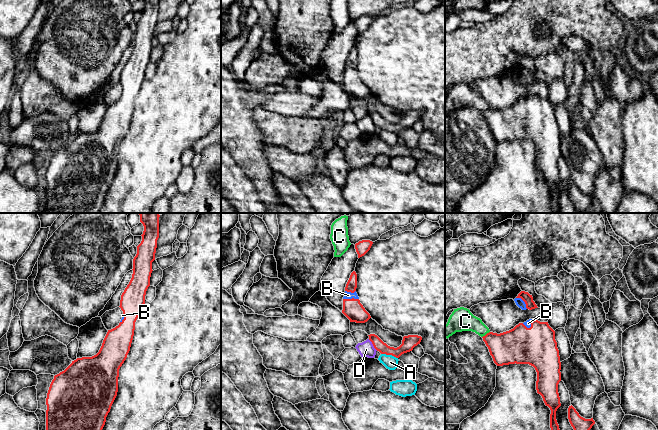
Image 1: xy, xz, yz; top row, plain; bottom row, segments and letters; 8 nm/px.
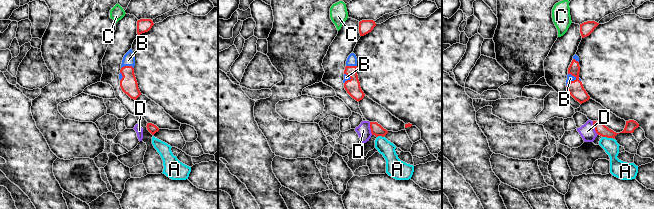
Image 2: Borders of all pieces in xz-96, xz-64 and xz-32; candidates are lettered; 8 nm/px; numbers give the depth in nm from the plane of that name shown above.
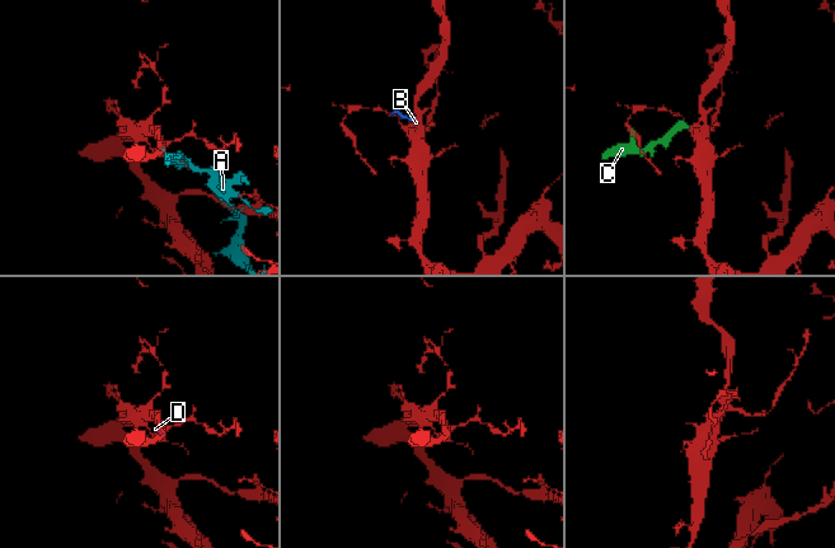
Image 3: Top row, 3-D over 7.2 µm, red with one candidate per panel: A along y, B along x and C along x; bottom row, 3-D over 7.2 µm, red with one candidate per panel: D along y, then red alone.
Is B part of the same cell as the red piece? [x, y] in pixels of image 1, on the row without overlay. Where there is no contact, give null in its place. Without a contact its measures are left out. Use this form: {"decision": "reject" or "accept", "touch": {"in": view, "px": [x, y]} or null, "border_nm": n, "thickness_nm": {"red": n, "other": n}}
{"decision": "accept", "touch": {"in": "xz", "px": [350, 75]}, "border_nm": 130, "thickness_nm": {"red": 160, "other": 60}}

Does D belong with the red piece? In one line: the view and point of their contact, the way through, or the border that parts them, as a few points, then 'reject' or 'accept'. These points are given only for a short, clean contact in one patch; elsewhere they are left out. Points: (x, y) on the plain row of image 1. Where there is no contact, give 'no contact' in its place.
contact xz (373, 121); border xz (368, 115), (377, 126); reject

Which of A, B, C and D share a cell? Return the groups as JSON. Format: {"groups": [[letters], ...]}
{"groups": [["A", "D"], ["B"], ["C"]]}

